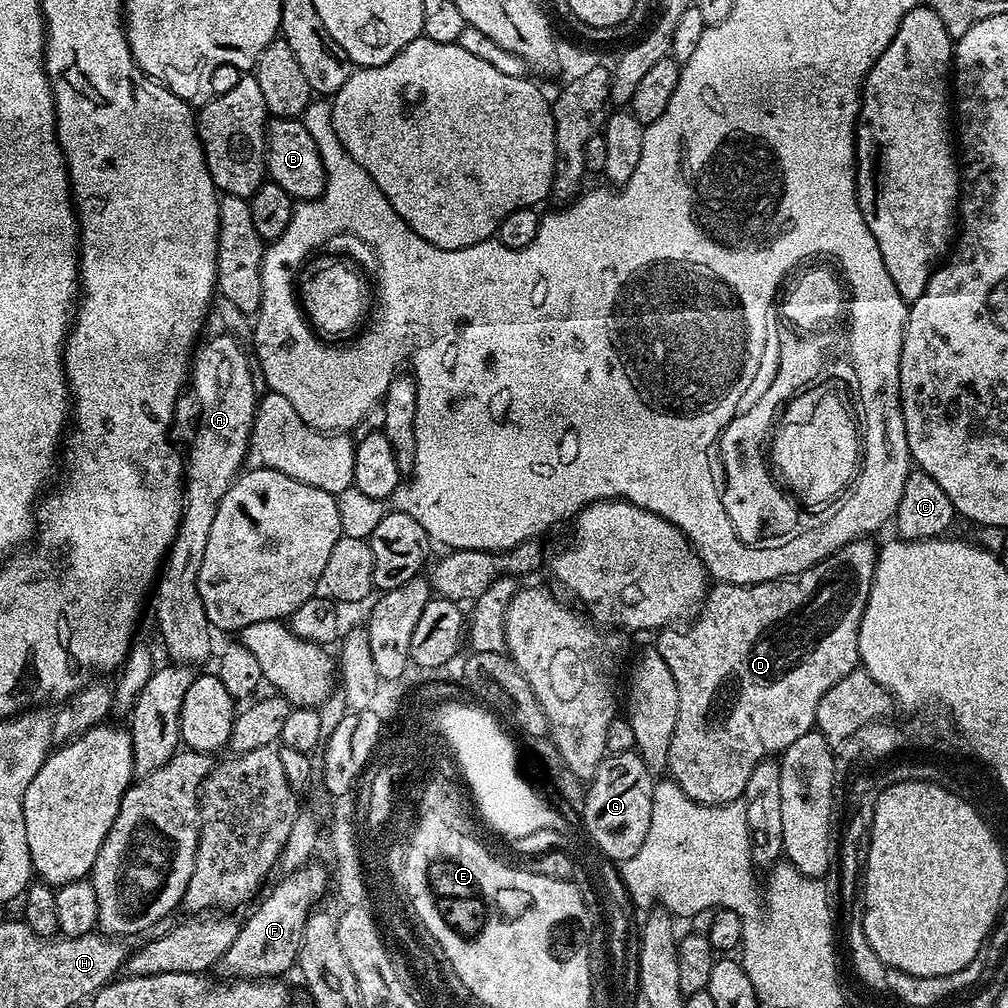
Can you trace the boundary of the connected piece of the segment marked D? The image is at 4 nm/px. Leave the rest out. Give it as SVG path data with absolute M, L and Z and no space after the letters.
M868 538L851 540L849 544L842 546L822 562L802 570L797 576L786 576L782 580L771 580L761 584L713 583L685 632L679 632L679 627L668 626L657 635L661 636L654 640L654 645L661 652L662 658L666 660L666 665L669 666L678 686L678 720L669 746L666 772L691 800L699 804L730 804L739 801L746 790L746 782L750 782L750 773L758 761L783 754L789 746L798 742L798 738L802 738L802 734L816 728L818 702L822 702L824 695L860 664L860 647L858 646L860 623L872 589L878 551L877 545L872 545L872 542Z

